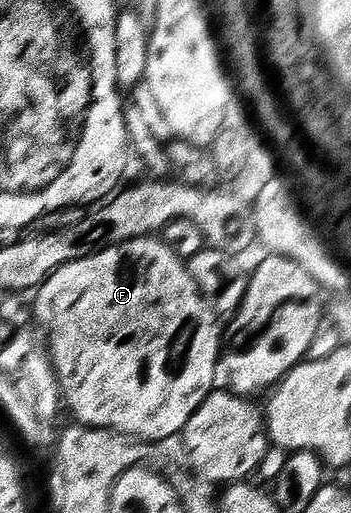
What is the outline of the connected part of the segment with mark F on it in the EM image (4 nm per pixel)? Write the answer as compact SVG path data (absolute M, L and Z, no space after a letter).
M155 236L135 238L131 242L122 242L100 254L77 260L73 264L65 264L57 272L50 274L34 295L33 313L42 329L45 331L51 360L55 373L59 376L62 397L65 406L71 409L74 421L81 426L92 426L98 430L113 430L117 434L126 434L128 438L142 440L152 444L163 444L166 438L182 435L189 424L193 412L201 408L201 404L216 389L215 373L221 370L221 355L225 350L225 330L219 322L220 315L207 303L207 299L193 280L188 263L177 257L168 248L167 243Z

